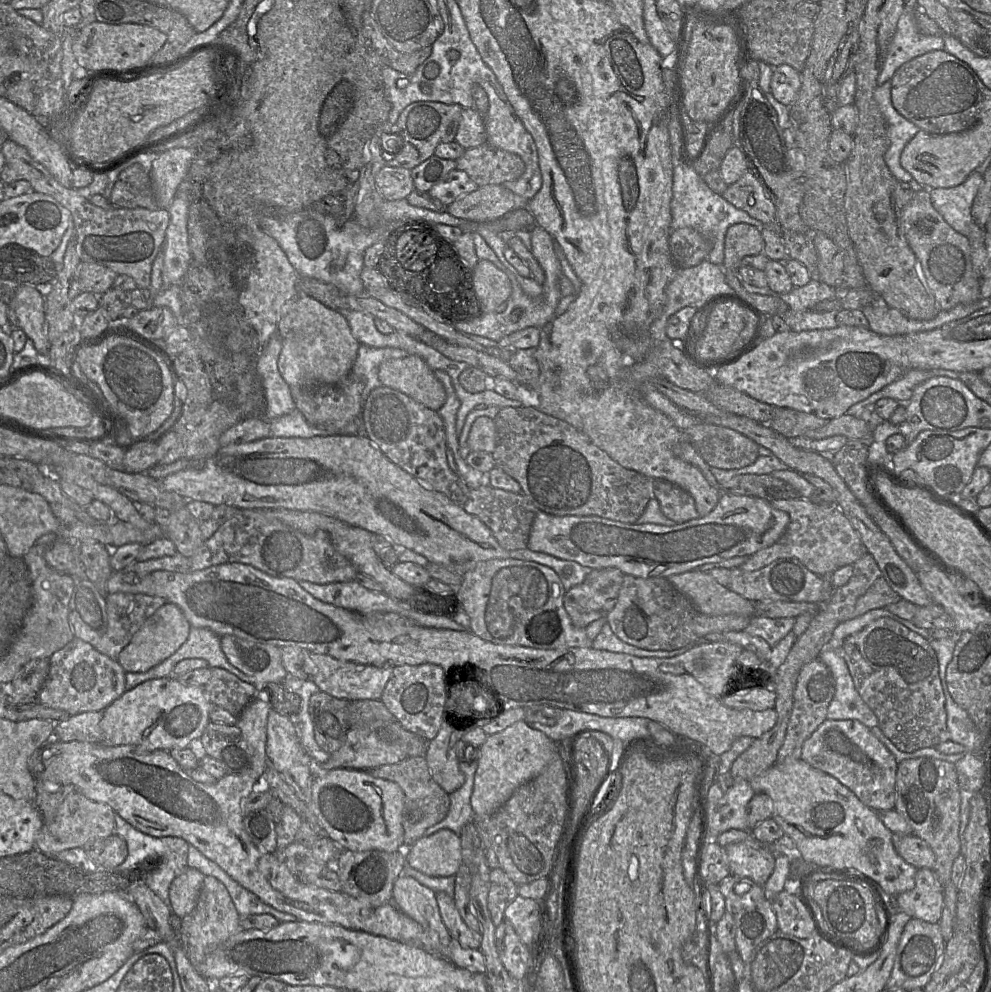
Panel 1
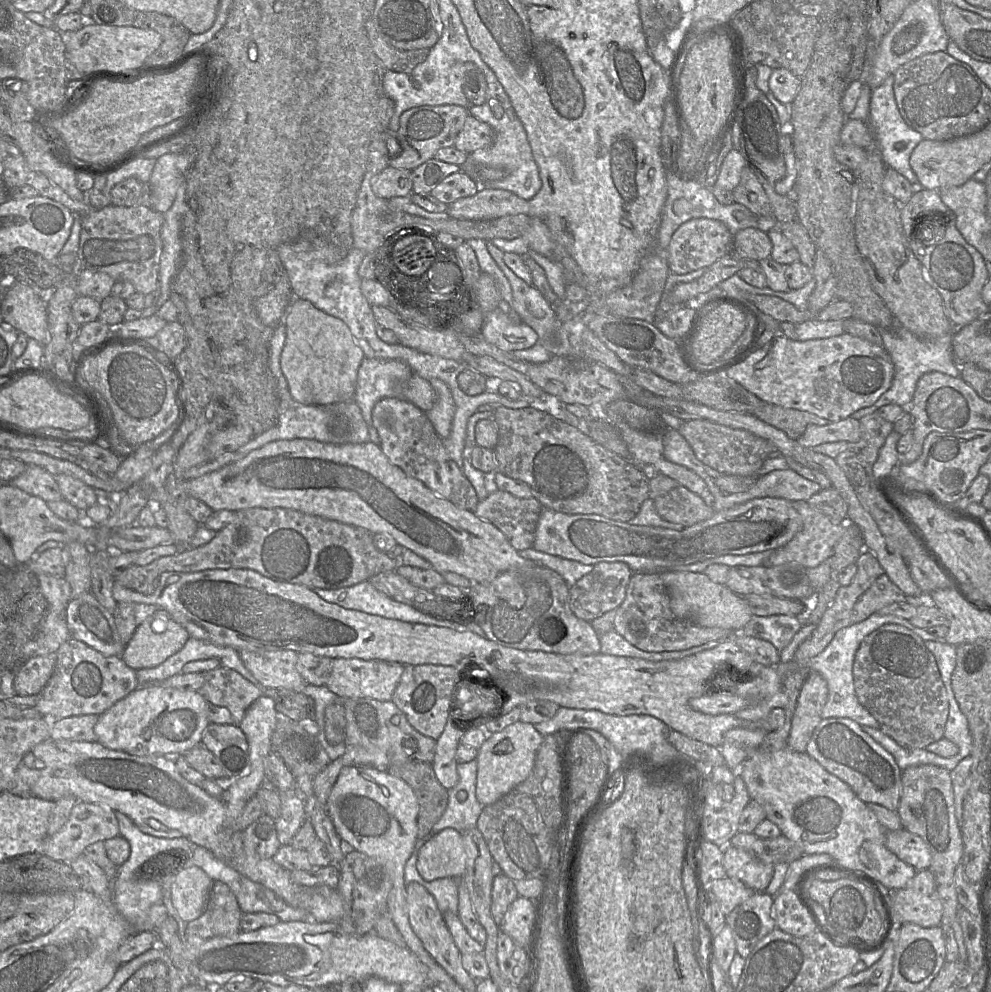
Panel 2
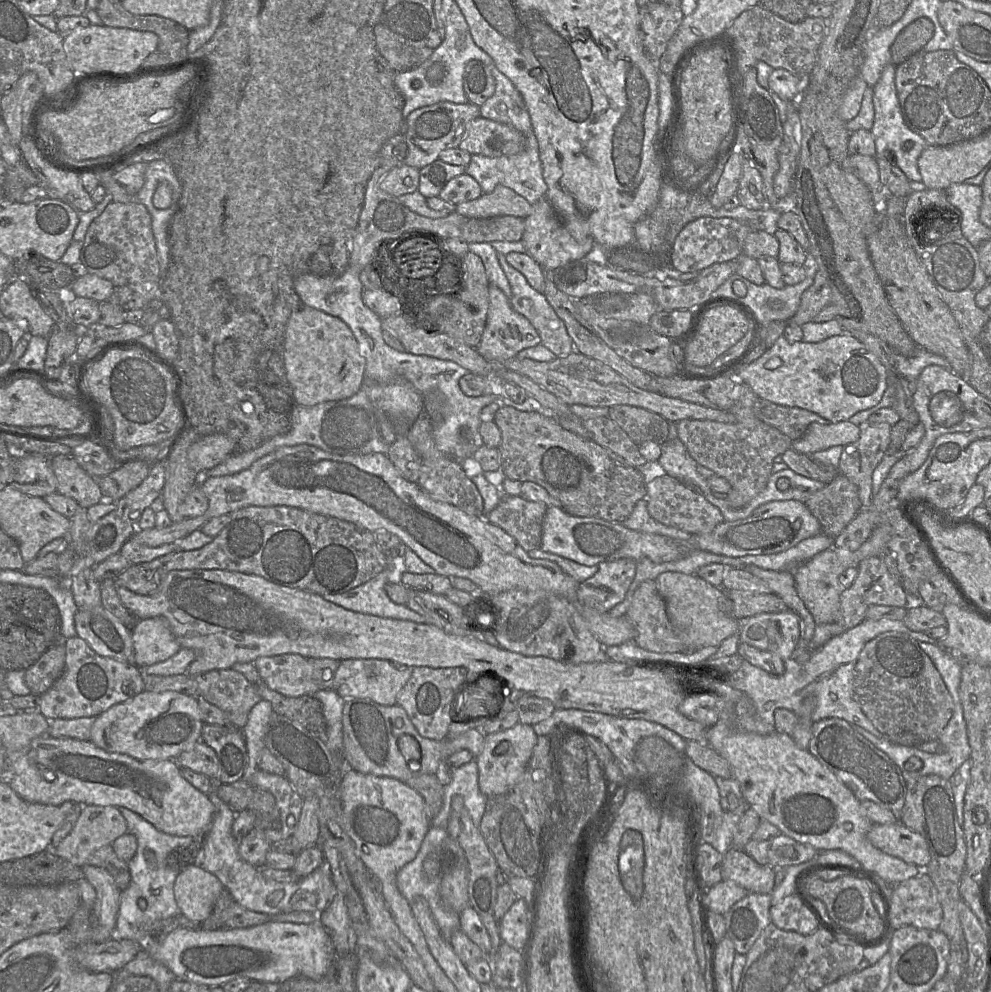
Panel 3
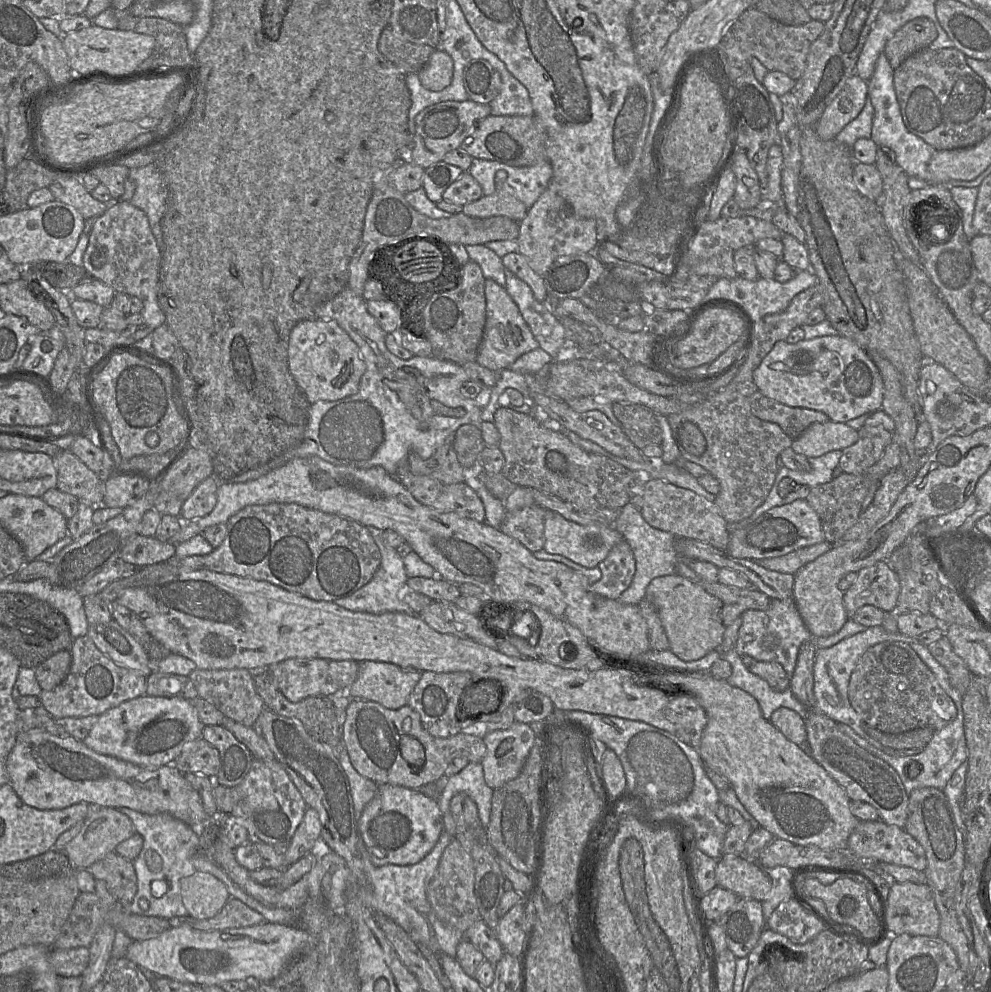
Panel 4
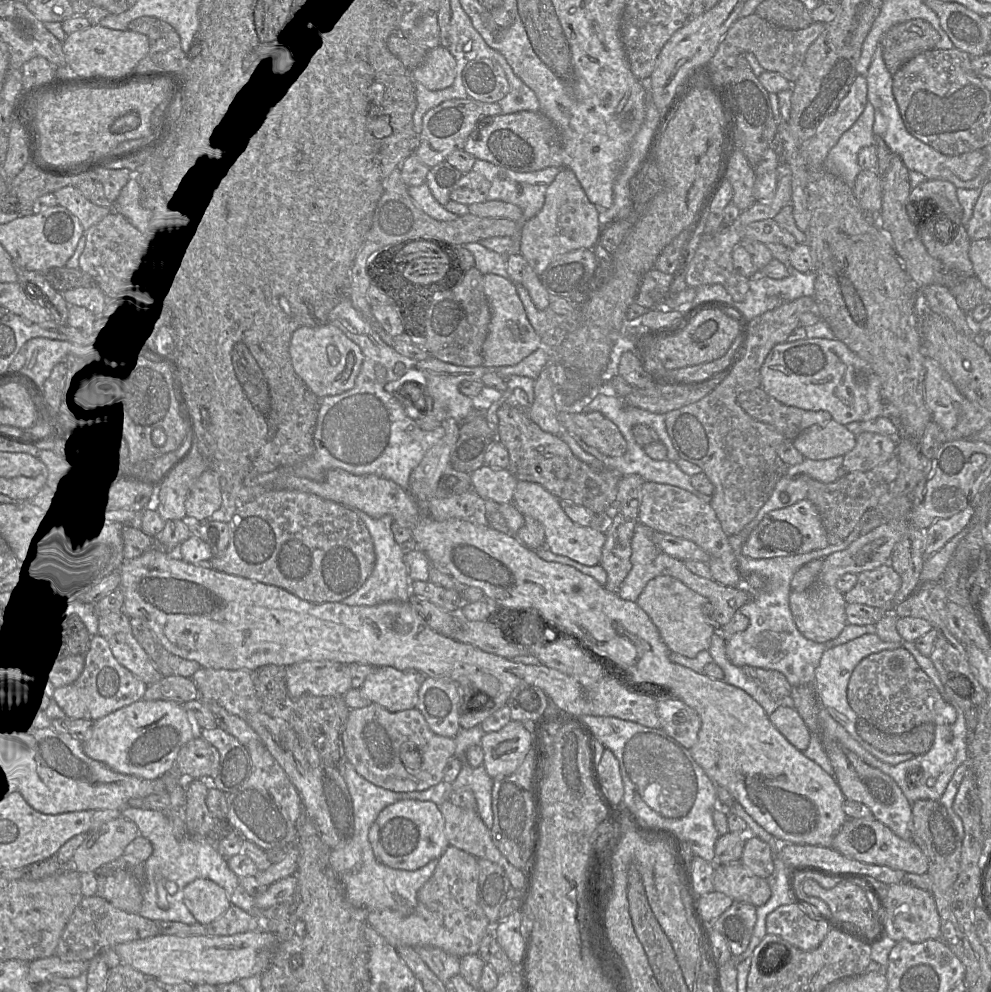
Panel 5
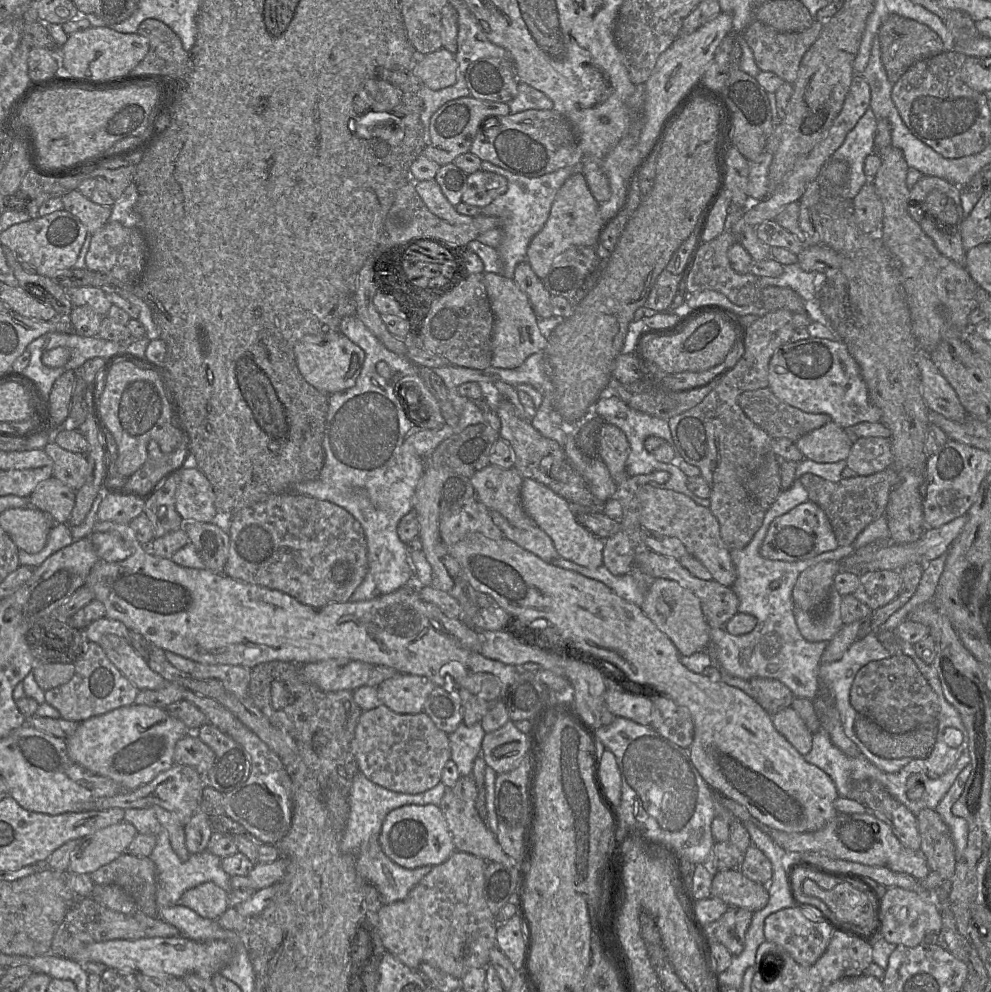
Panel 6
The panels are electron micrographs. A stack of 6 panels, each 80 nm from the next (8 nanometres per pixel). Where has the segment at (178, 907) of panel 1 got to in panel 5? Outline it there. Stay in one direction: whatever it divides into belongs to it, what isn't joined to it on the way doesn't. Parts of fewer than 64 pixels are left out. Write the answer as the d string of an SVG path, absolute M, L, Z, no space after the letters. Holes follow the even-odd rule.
M202 878L184 887L183 903L198 923L210 923L218 919L231 905L223 887Z

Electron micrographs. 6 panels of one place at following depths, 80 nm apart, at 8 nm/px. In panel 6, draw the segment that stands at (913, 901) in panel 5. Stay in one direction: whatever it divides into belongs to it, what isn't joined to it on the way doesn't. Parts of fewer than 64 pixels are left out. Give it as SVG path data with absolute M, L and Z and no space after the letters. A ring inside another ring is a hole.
M888 887L882 898L882 933L883 938L895 945L916 947L928 933L939 933L942 918L934 901L924 899L918 893L900 887Z

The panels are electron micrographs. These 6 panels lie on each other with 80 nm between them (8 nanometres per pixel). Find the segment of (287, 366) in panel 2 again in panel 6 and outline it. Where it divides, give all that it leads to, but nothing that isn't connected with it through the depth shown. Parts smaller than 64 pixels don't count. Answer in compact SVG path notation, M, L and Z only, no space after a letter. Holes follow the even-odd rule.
M340 331L306 335L294 349L297 366L304 379L317 390L333 394L353 387L360 375L365 352Z

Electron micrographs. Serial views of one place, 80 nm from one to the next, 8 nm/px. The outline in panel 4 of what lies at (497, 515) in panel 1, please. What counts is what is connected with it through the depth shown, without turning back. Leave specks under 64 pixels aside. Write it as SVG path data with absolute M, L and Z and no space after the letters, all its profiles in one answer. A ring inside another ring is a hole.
M537 504L515 511L506 511L499 529L534 553L544 547L545 514L546 509Z

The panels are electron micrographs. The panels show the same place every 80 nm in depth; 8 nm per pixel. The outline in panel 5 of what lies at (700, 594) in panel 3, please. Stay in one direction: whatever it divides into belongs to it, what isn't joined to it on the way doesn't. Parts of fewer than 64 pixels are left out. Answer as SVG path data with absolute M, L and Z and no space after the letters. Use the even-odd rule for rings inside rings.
M659 575L650 580L636 603L652 620L659 630L663 642L673 653L677 653L688 658L695 658L699 652L708 650L711 638L717 632L717 628L712 623L708 615L707 599L671 576Z

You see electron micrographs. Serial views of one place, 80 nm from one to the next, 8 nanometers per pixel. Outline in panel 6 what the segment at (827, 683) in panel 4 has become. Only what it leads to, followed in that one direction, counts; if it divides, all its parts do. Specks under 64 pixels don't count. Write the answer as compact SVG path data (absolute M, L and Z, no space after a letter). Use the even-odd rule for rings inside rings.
M870 633L865 638L854 642L838 661L827 664L820 664L818 669L818 679L822 687L827 688L835 698L836 708L839 711L845 735L852 740L858 747L863 747L861 740L854 732L854 721L857 711L850 703L850 689L857 672L871 661L882 660L891 657L874 633Z

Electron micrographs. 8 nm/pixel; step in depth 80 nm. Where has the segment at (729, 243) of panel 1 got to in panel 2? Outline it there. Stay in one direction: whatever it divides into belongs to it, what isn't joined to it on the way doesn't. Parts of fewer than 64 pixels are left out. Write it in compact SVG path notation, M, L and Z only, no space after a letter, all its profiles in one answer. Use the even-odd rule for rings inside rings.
M745 228L734 234L732 255L734 258L761 261L771 255L772 242L766 232Z

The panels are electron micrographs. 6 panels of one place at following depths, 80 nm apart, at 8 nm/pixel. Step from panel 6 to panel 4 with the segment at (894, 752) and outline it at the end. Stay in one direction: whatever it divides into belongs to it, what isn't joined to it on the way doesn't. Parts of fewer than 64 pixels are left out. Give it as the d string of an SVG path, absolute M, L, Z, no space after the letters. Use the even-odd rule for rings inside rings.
M865 726L865 732L882 745L895 750L923 750L934 735L934 730L927 727L916 728L899 734L890 734Z

